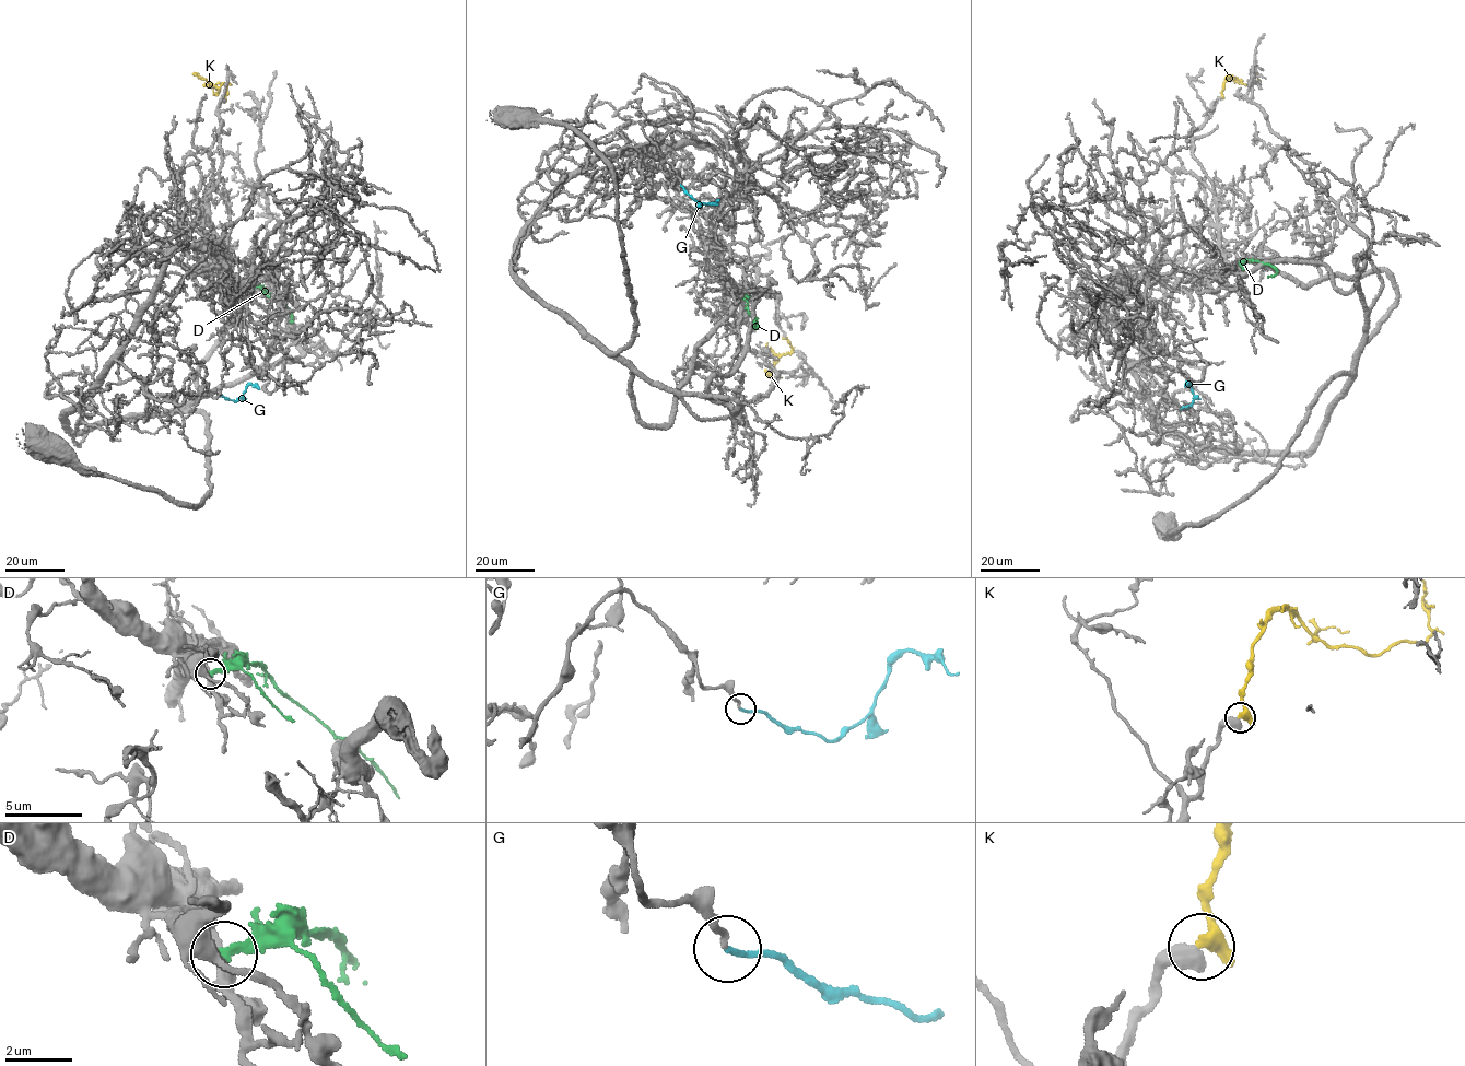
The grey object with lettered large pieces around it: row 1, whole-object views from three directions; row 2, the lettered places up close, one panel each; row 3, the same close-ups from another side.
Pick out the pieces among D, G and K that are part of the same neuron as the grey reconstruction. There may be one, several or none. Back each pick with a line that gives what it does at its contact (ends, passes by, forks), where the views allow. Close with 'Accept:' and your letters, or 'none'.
G: It ends there
K: It ends there
Accept: G, K

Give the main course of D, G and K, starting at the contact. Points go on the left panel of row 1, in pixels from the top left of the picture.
D: (253, 288), (261, 285), (283, 304), (292, 321)
G: (217, 395), (235, 400), (249, 384), (259, 387)
K: (225, 101), (226, 83), (222, 84), (217, 95), (213, 93), (212, 86), (222, 83)

